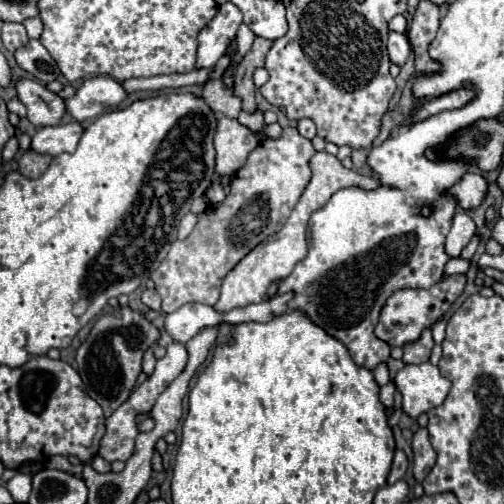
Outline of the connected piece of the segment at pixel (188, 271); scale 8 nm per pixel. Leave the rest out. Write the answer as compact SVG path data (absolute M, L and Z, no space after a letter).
M293 126L285 128L281 138L277 138L277 140L273 140L273 138L263 140L249 154L247 164L231 180L231 190L225 196L225 200L221 204L209 204L203 212L199 212L193 232L185 240L175 240L171 244L167 258L151 274L155 290L159 292L159 296L163 300L163 304L161 304L163 312L175 312L179 306L183 306L187 302L201 302L201 304L213 306L219 300L219 288L221 288L221 282L227 276L227 272L233 270L263 238L277 232L277 228L281 228L281 224L285 224L285 220L289 218L289 212L295 208L301 192L305 190L305 186L311 180L309 160L313 154L315 154L315 150L313 150L311 142L307 138L303 138L297 132L297 128L293 128Z

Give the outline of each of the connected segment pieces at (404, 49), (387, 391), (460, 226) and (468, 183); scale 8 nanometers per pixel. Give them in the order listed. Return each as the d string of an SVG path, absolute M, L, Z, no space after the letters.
M389 32L389 42L387 42L387 50L389 50L389 58L393 64L403 66L405 60L409 58L409 40L405 34L399 32Z
M393 382L381 386L381 390L379 390L379 400L381 400L381 404L383 404L385 408L391 408L391 406L393 406L393 394L395 394L395 384L393 384Z
M457 212L455 214L455 220L453 220L453 226L447 234L447 242L445 242L445 250L449 256L457 258L461 254L461 250L469 244L469 240L473 238L475 234L475 224L473 220L465 214L465 212Z
M465 174L461 178L461 182L457 182L449 192L459 200L459 208L469 210L469 208L477 208L485 196L485 178L481 174Z

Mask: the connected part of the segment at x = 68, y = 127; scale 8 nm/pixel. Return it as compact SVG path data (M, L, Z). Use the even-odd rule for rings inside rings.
M79 122L39 128L37 134L31 138L29 150L39 152L39 154L49 154L49 156L73 152L77 148L81 134L83 134L83 128Z

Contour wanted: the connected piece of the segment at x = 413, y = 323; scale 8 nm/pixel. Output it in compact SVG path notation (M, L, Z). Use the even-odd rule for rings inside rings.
M455 274L455 276L445 276L443 280L439 280L437 284L433 284L427 290L425 288L397 290L383 306L375 334L381 340L385 340L389 346L403 346L405 342L417 340L425 328L431 328L449 310L449 306L457 300L457 296L463 292L463 288L465 288L465 276Z

